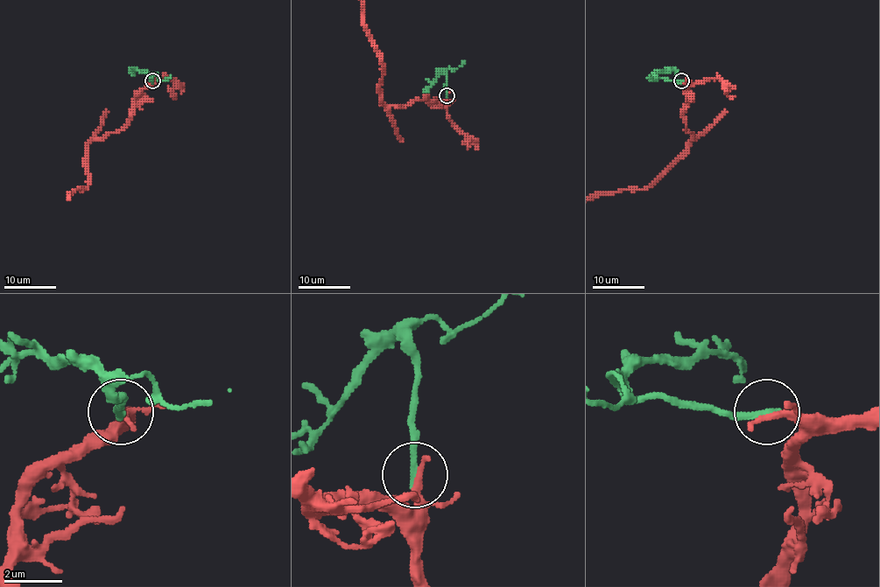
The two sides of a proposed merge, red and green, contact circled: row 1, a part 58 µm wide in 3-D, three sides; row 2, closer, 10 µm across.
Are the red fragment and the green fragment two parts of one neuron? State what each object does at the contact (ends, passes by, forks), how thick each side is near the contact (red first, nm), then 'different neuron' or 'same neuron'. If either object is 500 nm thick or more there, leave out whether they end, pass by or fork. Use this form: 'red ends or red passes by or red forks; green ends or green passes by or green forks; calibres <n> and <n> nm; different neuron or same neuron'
red passes by; green ends; calibres 200 and 260 nm; different neuron

